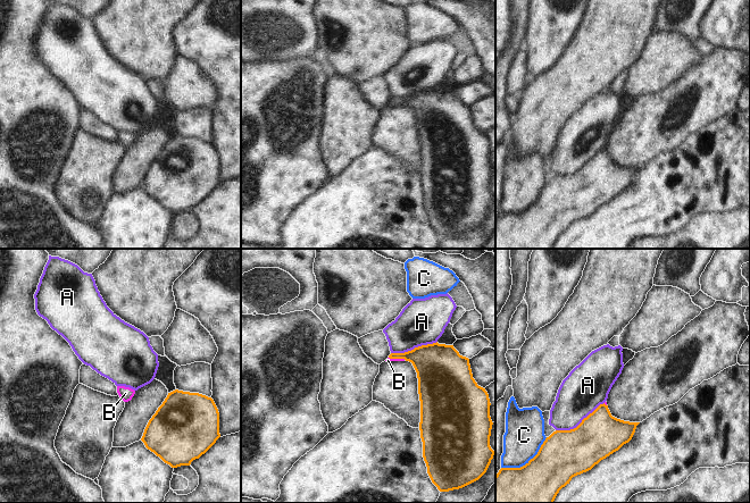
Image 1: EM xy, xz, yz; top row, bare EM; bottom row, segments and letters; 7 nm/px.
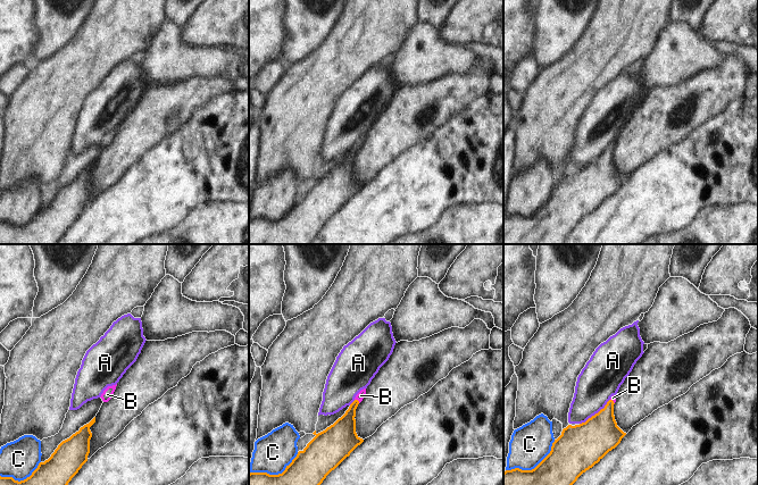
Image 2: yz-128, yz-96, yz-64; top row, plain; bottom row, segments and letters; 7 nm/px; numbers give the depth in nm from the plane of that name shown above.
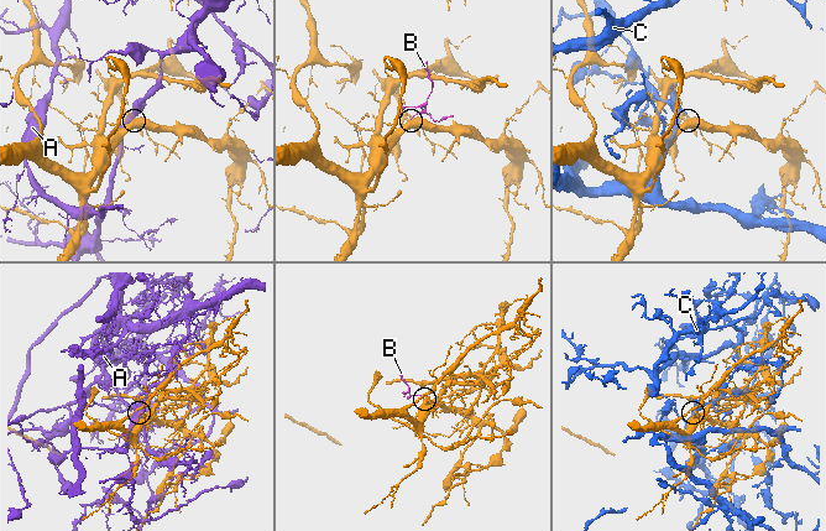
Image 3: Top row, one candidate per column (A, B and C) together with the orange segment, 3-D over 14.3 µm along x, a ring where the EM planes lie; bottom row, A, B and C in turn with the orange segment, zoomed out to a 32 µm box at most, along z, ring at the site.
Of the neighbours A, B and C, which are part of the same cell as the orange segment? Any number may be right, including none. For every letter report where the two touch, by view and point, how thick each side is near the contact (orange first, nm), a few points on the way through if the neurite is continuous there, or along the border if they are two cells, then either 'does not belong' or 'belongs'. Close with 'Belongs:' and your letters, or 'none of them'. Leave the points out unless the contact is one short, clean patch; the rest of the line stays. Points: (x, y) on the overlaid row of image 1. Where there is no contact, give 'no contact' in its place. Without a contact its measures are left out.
A: meets orange in yz at (581, 422); 340 nm thick on the orange side, 300 nm on the other; does not belong
B: meets orange in xz at (397, 358); 260 nm thick on the orange side, 30 nm on the other; runs through xz (432, 361), (421, 357), (397, 358), (388, 360); belongs
C: meets orange in yz at (526, 463); 440 nm thick on the orange side, 280 nm on the other; does not belong
Belongs: B

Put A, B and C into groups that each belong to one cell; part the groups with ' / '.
A / B / C

